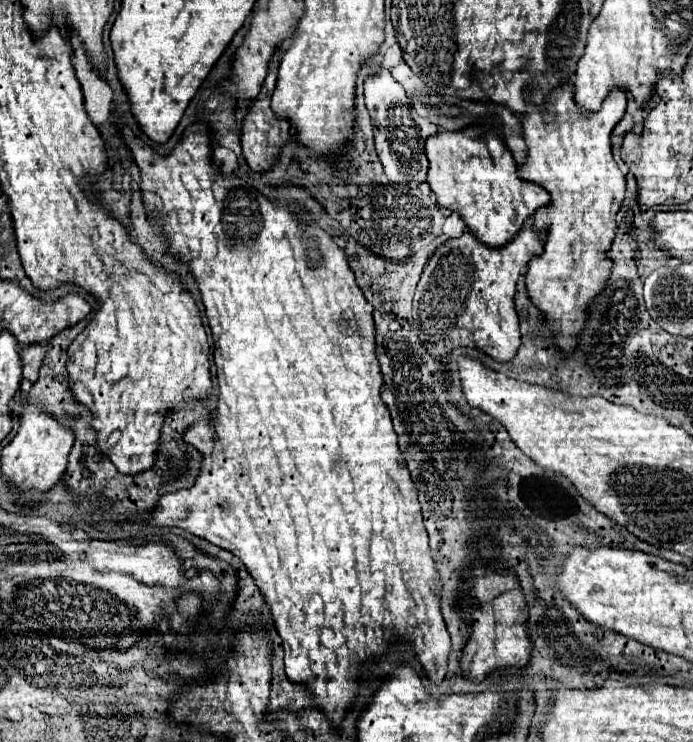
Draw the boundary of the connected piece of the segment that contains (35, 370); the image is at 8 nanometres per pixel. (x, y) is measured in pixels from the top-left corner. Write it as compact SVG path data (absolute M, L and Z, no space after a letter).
M47 342L29 344L29 346L21 348L23 378L29 378L31 382L37 380L37 374L39 374L39 368L41 368L41 360L45 358L45 350L47 350Z

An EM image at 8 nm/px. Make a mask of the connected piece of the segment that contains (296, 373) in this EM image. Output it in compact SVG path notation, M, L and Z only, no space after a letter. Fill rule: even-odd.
M199 120L199 122L193 122L191 126L187 126L185 134L181 136L181 140L175 144L175 148L173 148L167 156L155 154L153 148L147 146L141 138L137 138L137 136L133 134L133 130L131 130L129 126L125 126L125 124L121 124L121 136L123 136L127 148L131 150L133 160L135 160L137 166L139 166L139 172L141 172L141 196L143 196L145 208L147 208L151 214L157 214L157 216L159 216L159 218L157 218L157 224L159 224L159 226L163 228L163 232L169 236L169 246L171 246L171 250L173 250L173 252L179 252L179 254L189 262L189 268L191 268L191 272L193 272L193 276L195 276L195 280L197 280L197 284L199 284L199 290L201 290L201 294L203 294L205 312L207 312L209 326L211 326L211 334L213 334L215 366L217 366L217 372L219 372L219 398L217 398L217 408L215 408L215 412L213 412L211 416L207 416L207 418L197 420L195 424L191 424L191 426L183 432L183 438L185 438L189 444L193 444L193 446L203 454L201 474L199 474L197 482L195 482L191 488L179 490L179 492L173 492L173 494L163 494L161 500L159 500L159 504L157 504L157 508L155 508L153 514L149 516L149 522L155 524L155 526L179 526L179 528L183 528L183 530L195 534L195 536L201 536L201 538L209 540L211 544L215 544L215 546L219 546L219 548L231 550L235 556L239 556L239 560L245 564L245 568L247 568L249 574L253 576L257 588L261 590L261 594L263 594L263 598L265 598L265 604L267 604L269 610L271 610L275 628L277 628L277 632L279 632L279 636L281 636L281 640L283 640L283 650L285 650L285 674L287 674L287 678L289 678L291 682L303 682L303 684L307 684L307 688L309 688L311 694L313 694L313 706L321 708L321 710L329 716L329 720L331 720L333 724L339 724L339 722L341 722L341 718L345 716L345 710L353 704L353 700L355 700L355 696L357 696L357 684L353 682L353 680L357 678L357 666L353 666L353 664L363 662L367 656L373 656L373 654L379 656L379 654L383 654L385 648L387 648L387 644L389 644L391 640L399 638L399 636L403 636L405 640L409 640L409 642L415 646L415 652L417 652L417 656L419 656L419 660L421 660L421 664L423 664L423 668L425 668L425 674L427 674L429 678L431 678L431 676L437 676L437 682L441 682L441 680L445 678L445 674L447 674L447 656L449 656L449 648L451 648L449 632L447 632L447 628L445 628L445 622L443 622L443 616L441 616L441 608L439 608L439 604L441 604L441 578L439 578L435 560L431 558L431 552L429 552L429 538L427 538L427 530L425 530L423 518L421 518L421 506L419 506L419 500L417 500L417 488L413 486L411 476L409 476L409 470L407 470L407 464L405 464L405 460L403 460L403 456L401 456L401 452L399 452L399 448L397 448L397 434L395 434L395 430L393 430L389 410L387 410L387 406L381 402L381 396L379 396L383 378L381 378L379 362L377 362L377 358L375 358L375 326L373 326L373 316L371 316L373 306L371 306L371 304L365 300L365 296L361 294L361 290L359 290L359 286L357 286L357 282L355 282L355 276L353 276L353 272L351 272L351 268L349 268L349 264L347 264L345 252L335 244L335 240L333 240L325 230L321 230L315 222L309 222L309 220L307 220L307 218L309 218L309 210L307 210L305 206L301 206L297 200L279 202L279 200L267 198L267 196L261 194L259 190L247 186L247 182L245 182L243 178L239 178L237 174L233 174L233 172L231 172L231 174L223 174L221 168L213 162L213 154L211 154L211 136L209 136L209 126L207 126L205 120ZM311 242L317 242L317 246L319 246L317 250L319 250L319 254L321 254L321 262L317 262L317 264L313 264L311 258L309 258L309 254L307 254Z

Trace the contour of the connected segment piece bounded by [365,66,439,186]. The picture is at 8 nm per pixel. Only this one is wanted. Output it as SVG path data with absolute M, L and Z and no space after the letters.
M385 66L365 78L365 104L371 114L371 124L375 128L375 148L389 182L409 186L417 186L419 182L423 182L427 176L427 156L423 146L427 136L437 134L439 128L429 120L421 118L417 110L413 110L405 88L391 76L391 70Z

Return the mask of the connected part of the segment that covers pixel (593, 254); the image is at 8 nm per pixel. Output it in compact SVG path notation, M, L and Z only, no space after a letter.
M571 80L553 88L543 106L537 106L531 100L529 88L525 88L523 94L527 100L527 112L521 116L521 128L523 128L525 144L527 144L527 158L521 166L517 166L517 172L519 172L519 178L531 180L543 186L551 194L551 202L543 208L537 208L537 214L535 214L535 224L541 228L547 226L547 242L545 242L543 254L531 258L525 284L533 304L545 312L553 330L557 332L557 340L555 340L557 346L569 354L573 346L577 344L577 334L583 330L583 324L587 318L585 308L595 298L595 294L601 292L601 288L605 286L611 274L611 260L605 256L605 250L609 250L615 238L615 232L617 232L615 214L619 212L621 200L625 198L625 176L621 174L621 170L617 168L613 160L611 134L617 122L625 114L627 98L619 86L611 88L601 110L589 112L577 104L575 86Z

